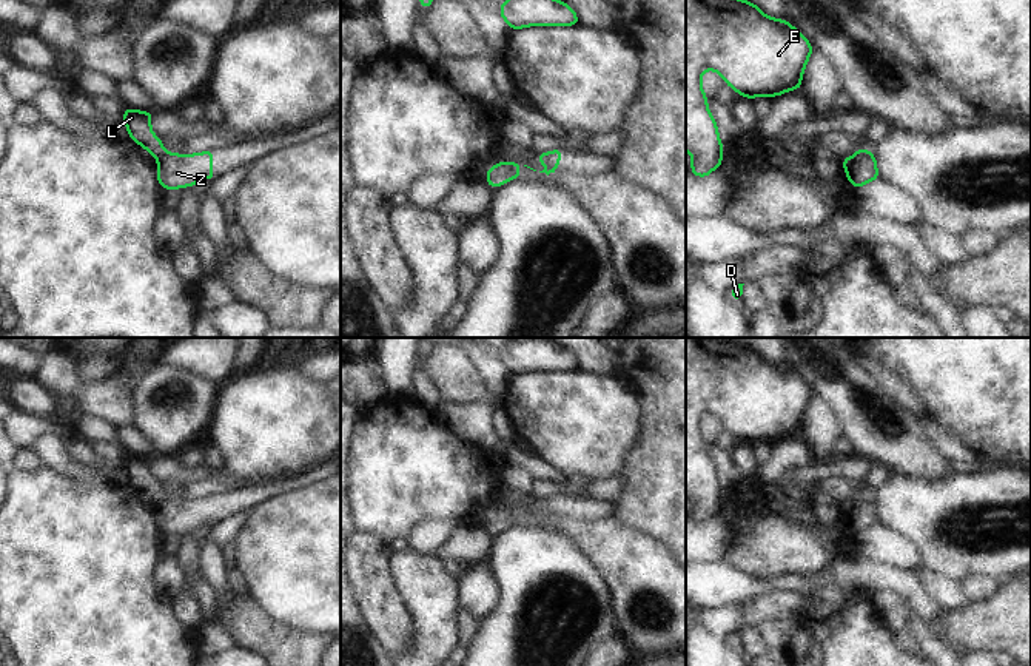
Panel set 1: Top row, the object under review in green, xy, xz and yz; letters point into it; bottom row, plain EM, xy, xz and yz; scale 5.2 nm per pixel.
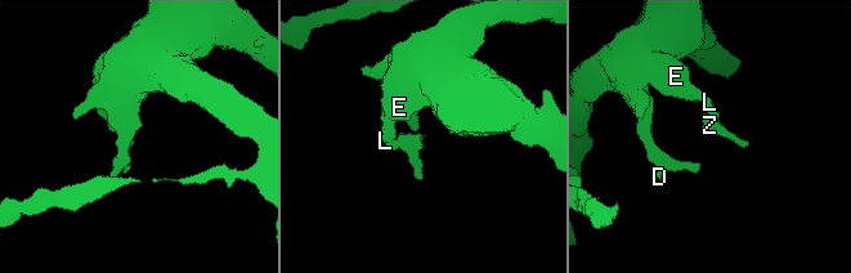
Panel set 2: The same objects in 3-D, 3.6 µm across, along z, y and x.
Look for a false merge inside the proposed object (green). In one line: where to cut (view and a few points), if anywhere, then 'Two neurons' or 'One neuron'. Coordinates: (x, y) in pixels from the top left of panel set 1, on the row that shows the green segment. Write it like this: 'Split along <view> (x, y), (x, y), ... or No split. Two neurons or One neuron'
Split along xz (507, 164), (509, 179). Two neurons.

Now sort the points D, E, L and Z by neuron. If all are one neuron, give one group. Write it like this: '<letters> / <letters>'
D E L / Z

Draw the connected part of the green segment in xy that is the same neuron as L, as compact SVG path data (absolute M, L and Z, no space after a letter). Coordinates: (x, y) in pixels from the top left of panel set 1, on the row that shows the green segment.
M126 106L122 120L133 142L159 157L165 153L165 148L162 146L162 139L151 131L151 116L153 111L136 111Z

